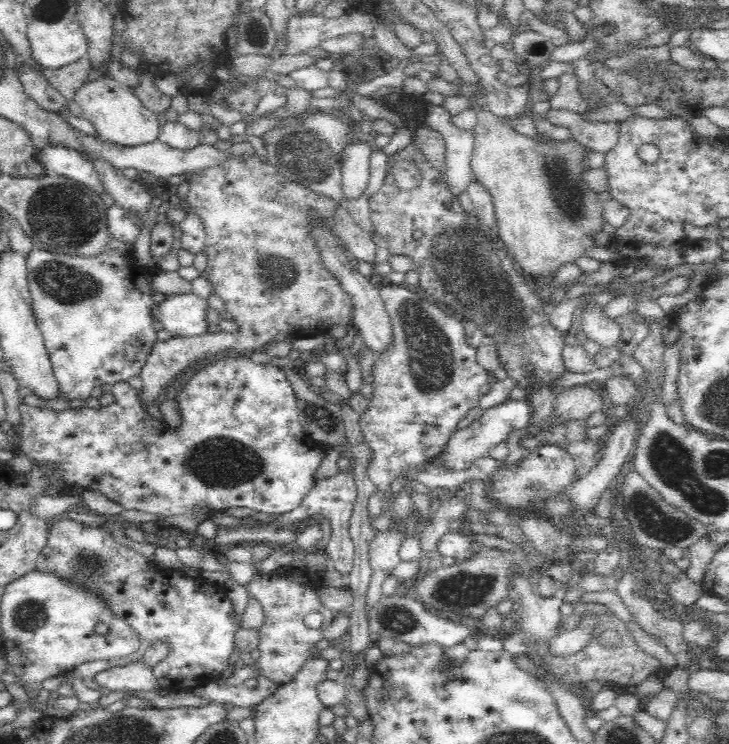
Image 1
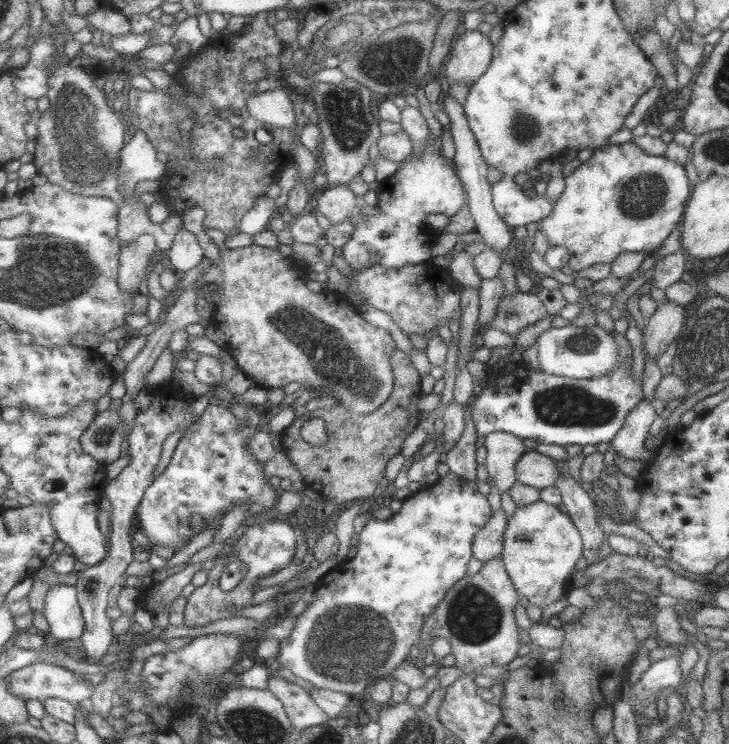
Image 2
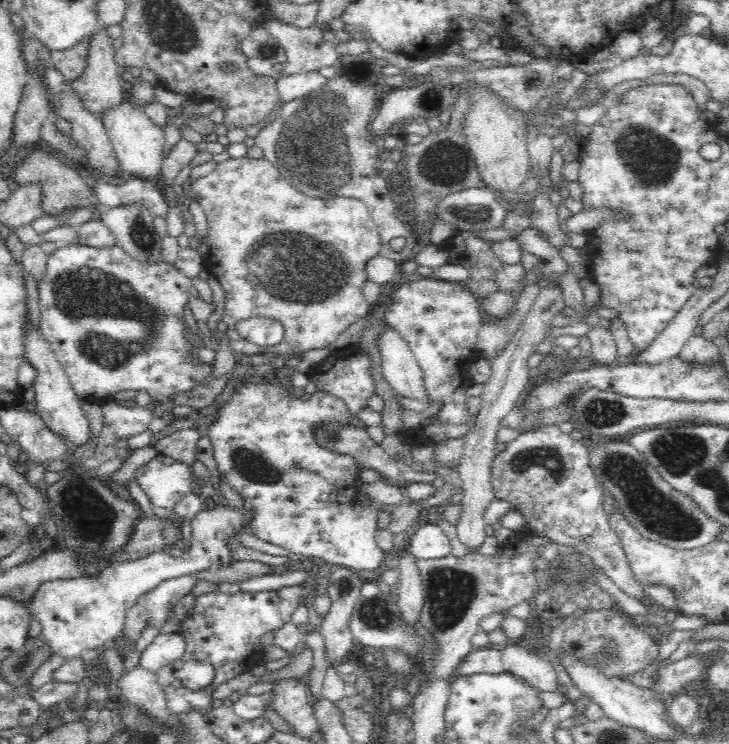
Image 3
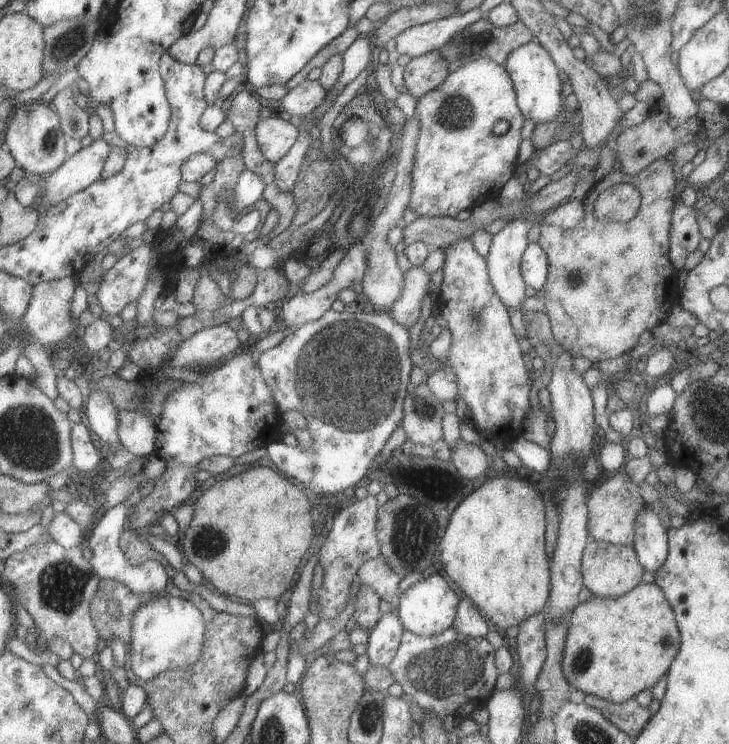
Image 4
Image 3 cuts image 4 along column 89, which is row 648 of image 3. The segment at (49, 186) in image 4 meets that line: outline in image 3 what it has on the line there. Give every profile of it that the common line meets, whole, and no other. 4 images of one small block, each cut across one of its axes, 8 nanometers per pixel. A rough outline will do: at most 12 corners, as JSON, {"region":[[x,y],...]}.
{"region":[[180,632],[160,633],[144,649],[140,663],[156,673],[181,658]]}

